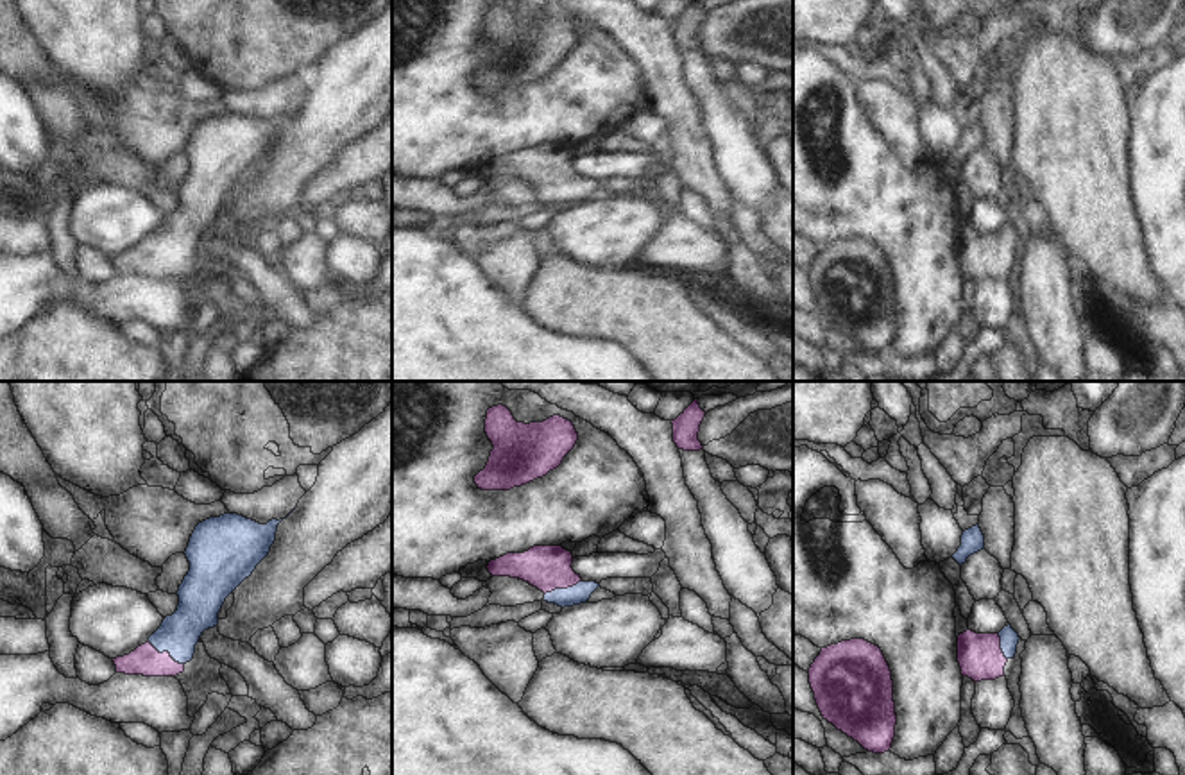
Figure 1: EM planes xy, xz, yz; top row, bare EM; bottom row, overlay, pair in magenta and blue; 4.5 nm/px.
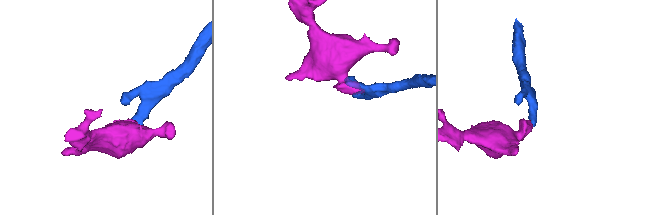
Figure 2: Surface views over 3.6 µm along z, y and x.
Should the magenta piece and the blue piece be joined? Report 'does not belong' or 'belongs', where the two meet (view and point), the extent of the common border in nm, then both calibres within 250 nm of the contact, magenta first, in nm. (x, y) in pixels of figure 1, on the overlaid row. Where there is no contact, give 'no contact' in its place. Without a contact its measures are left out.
belongs | xy (165, 652) | 200 nm | 140/190 nm

